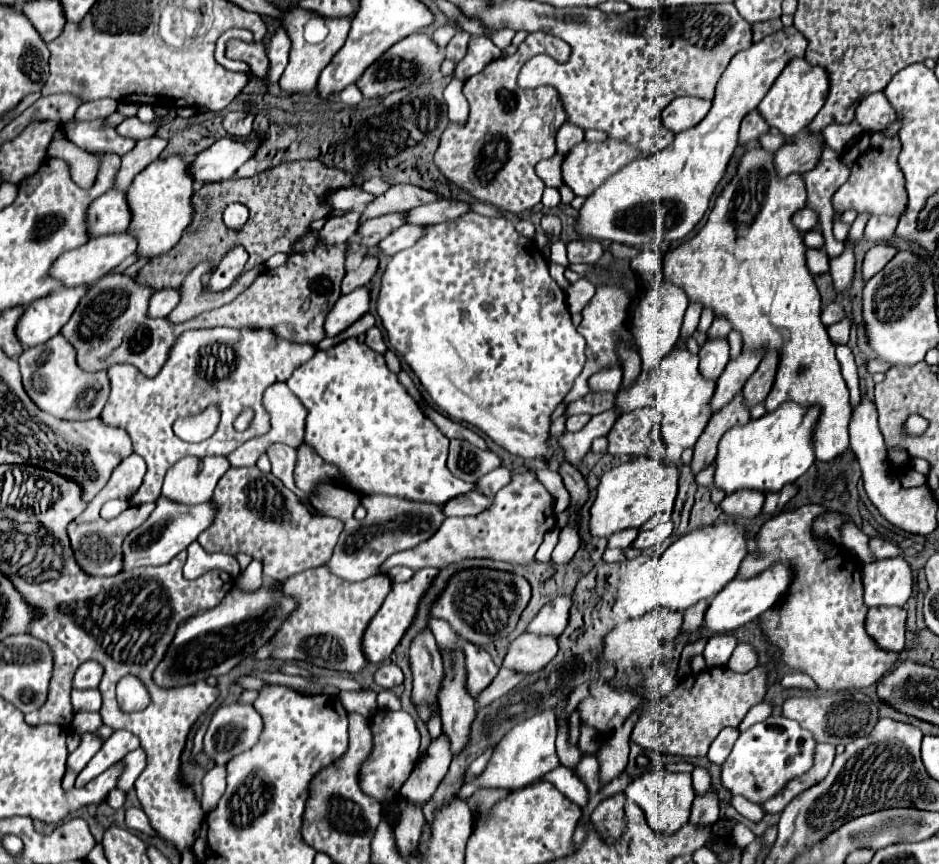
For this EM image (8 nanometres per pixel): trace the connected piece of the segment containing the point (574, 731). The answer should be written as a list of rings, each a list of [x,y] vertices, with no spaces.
[[[575,709],[573,713],[571,713],[569,724],[570,724],[570,741],[571,743],[578,743],[581,720],[579,717],[579,711],[577,711],[577,709]]]

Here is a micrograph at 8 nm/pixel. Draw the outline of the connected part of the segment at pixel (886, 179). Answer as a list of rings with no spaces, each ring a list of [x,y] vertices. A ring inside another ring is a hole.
[[[885,131],[877,133],[863,133],[861,139],[845,153],[845,155],[857,155],[853,163],[847,163],[851,169],[849,179],[835,191],[831,203],[835,211],[847,211],[853,209],[859,215],[869,213],[873,215],[893,215],[901,217],[907,209],[907,191],[903,187],[903,171],[897,161],[901,151],[899,137],[889,137]]]

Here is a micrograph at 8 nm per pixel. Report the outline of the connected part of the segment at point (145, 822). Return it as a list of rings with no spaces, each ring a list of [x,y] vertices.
[[[125,809],[125,823],[127,827],[131,829],[137,829],[137,831],[143,831],[147,835],[157,835],[151,825],[149,825],[149,819],[147,815],[143,813],[143,809]]]

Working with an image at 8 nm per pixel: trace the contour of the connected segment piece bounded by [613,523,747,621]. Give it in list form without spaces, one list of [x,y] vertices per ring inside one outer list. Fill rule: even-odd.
[[[735,523],[695,529],[679,537],[661,557],[649,559],[641,567],[625,573],[615,591],[613,611],[621,621],[641,617],[647,611],[659,607],[667,607],[671,611],[685,611],[701,599],[715,597],[729,581],[733,581],[745,553],[747,549],[743,529]]]

